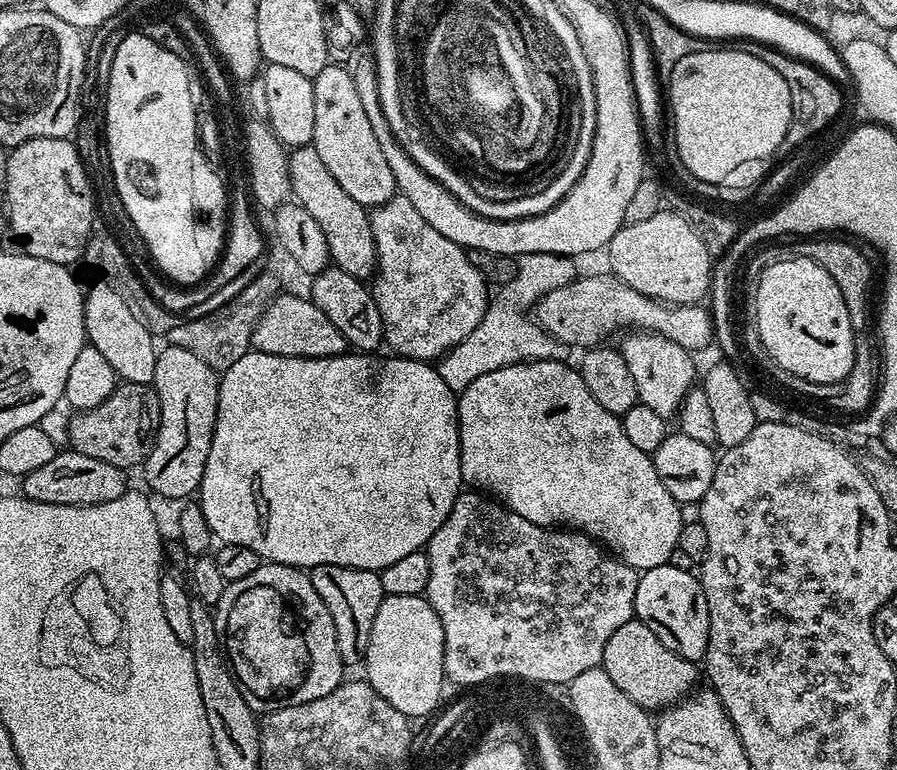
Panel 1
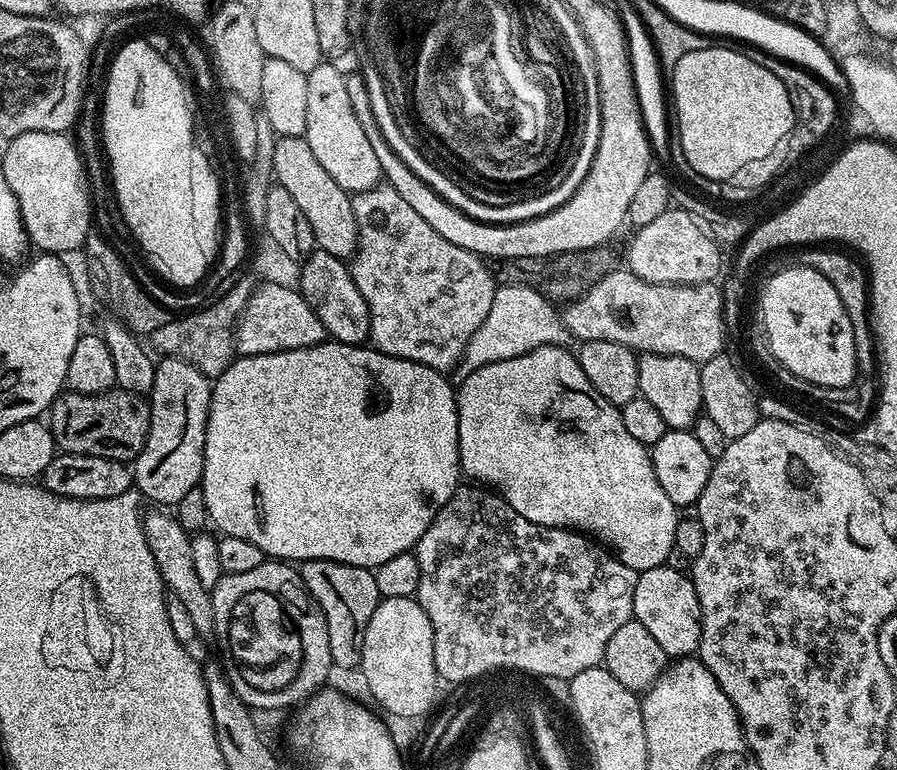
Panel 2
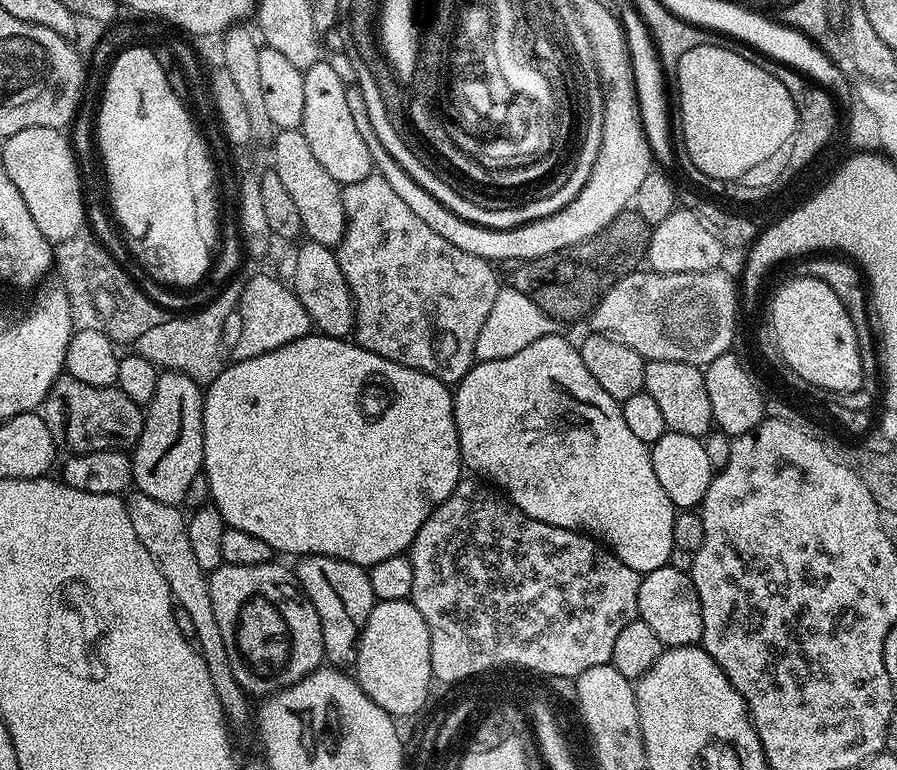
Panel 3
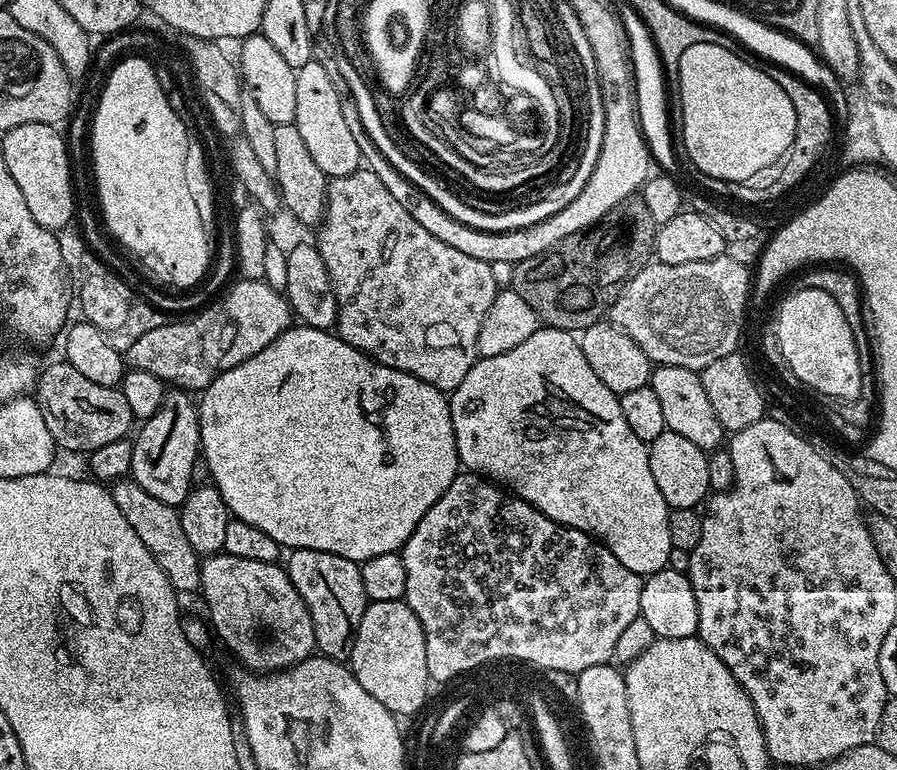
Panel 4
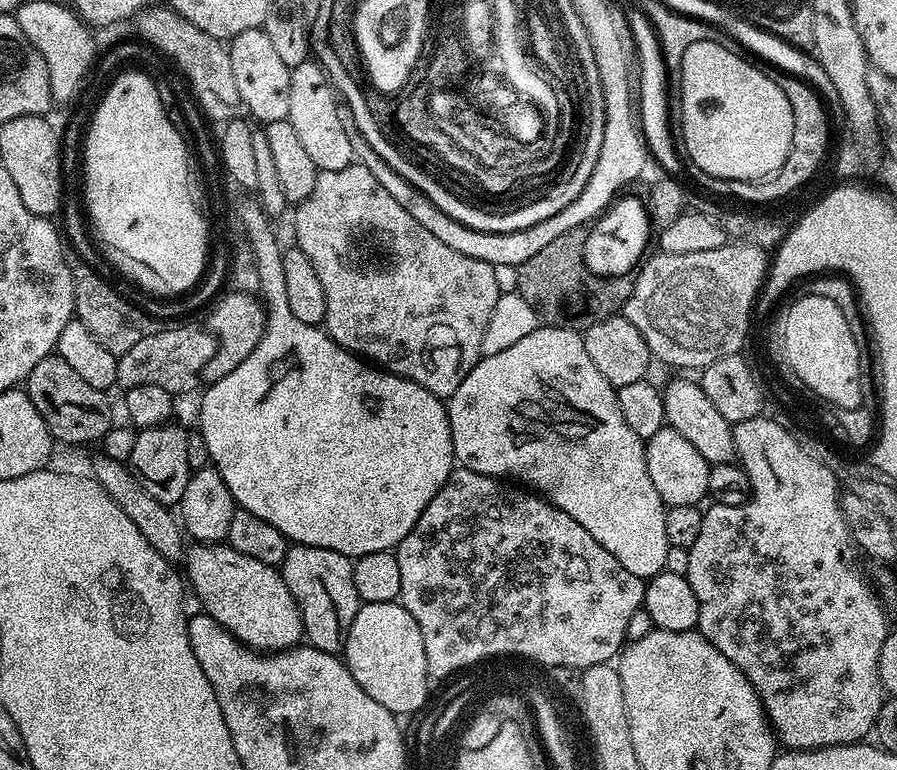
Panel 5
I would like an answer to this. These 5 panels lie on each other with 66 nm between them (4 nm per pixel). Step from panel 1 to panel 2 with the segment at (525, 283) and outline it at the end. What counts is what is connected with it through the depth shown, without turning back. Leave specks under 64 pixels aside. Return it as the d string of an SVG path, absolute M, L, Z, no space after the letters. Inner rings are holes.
M504 284L497 287L494 294L494 306L464 351L464 357L458 365L461 377L469 376L482 366L502 362L506 358L518 358L538 346L558 346L571 349L574 341L570 330L566 330L557 305L544 295L539 287L531 288L528 284Z

